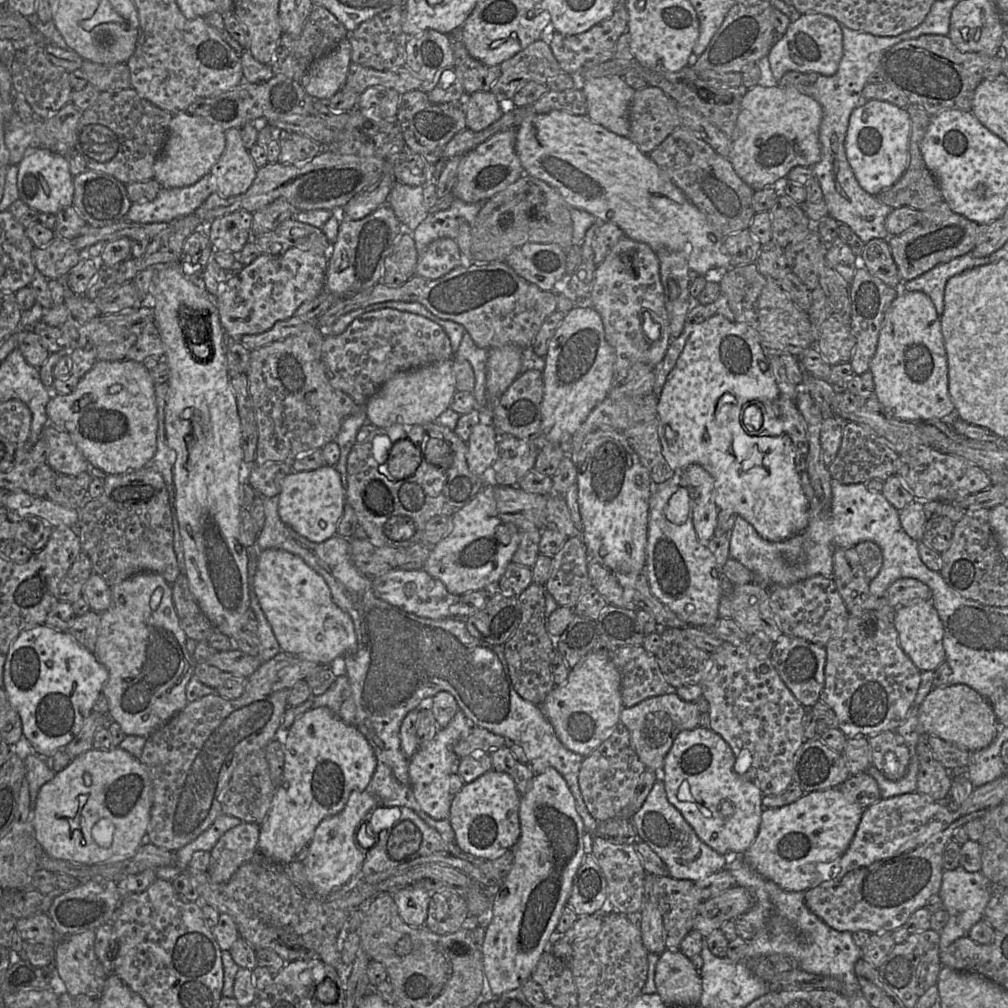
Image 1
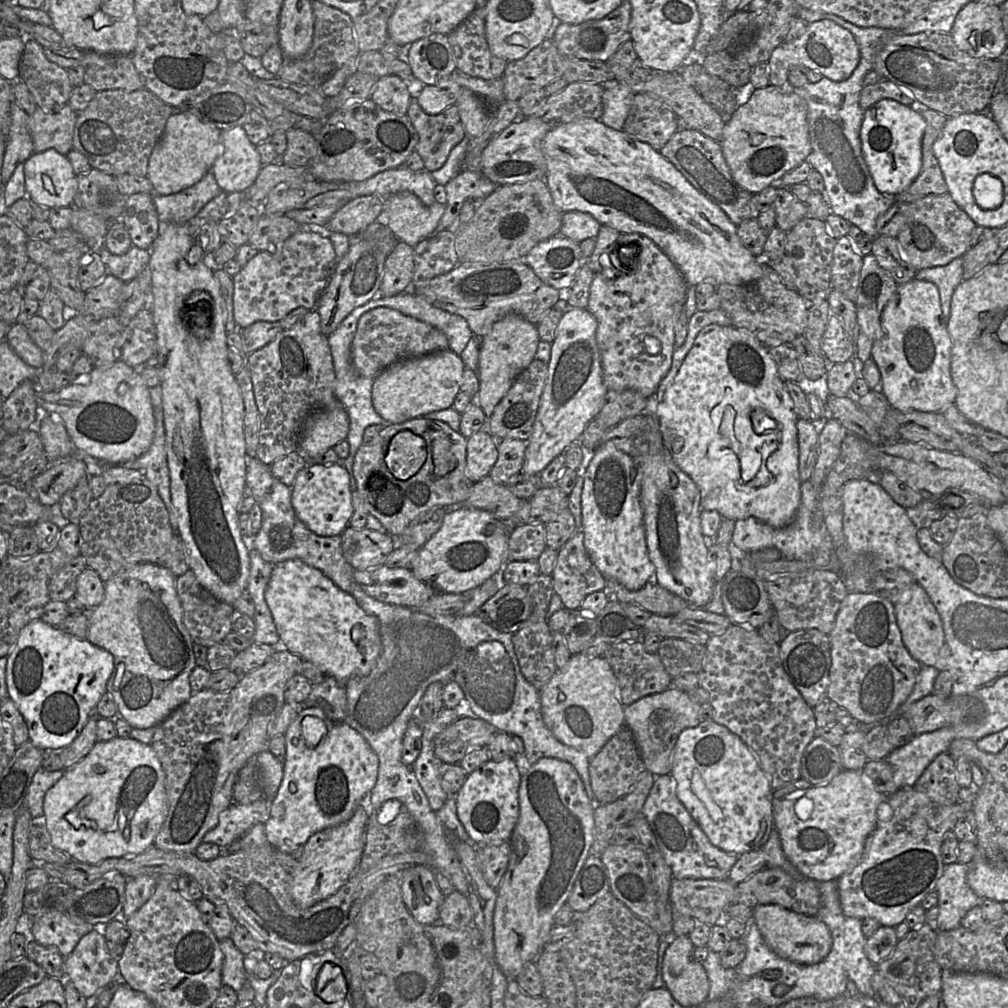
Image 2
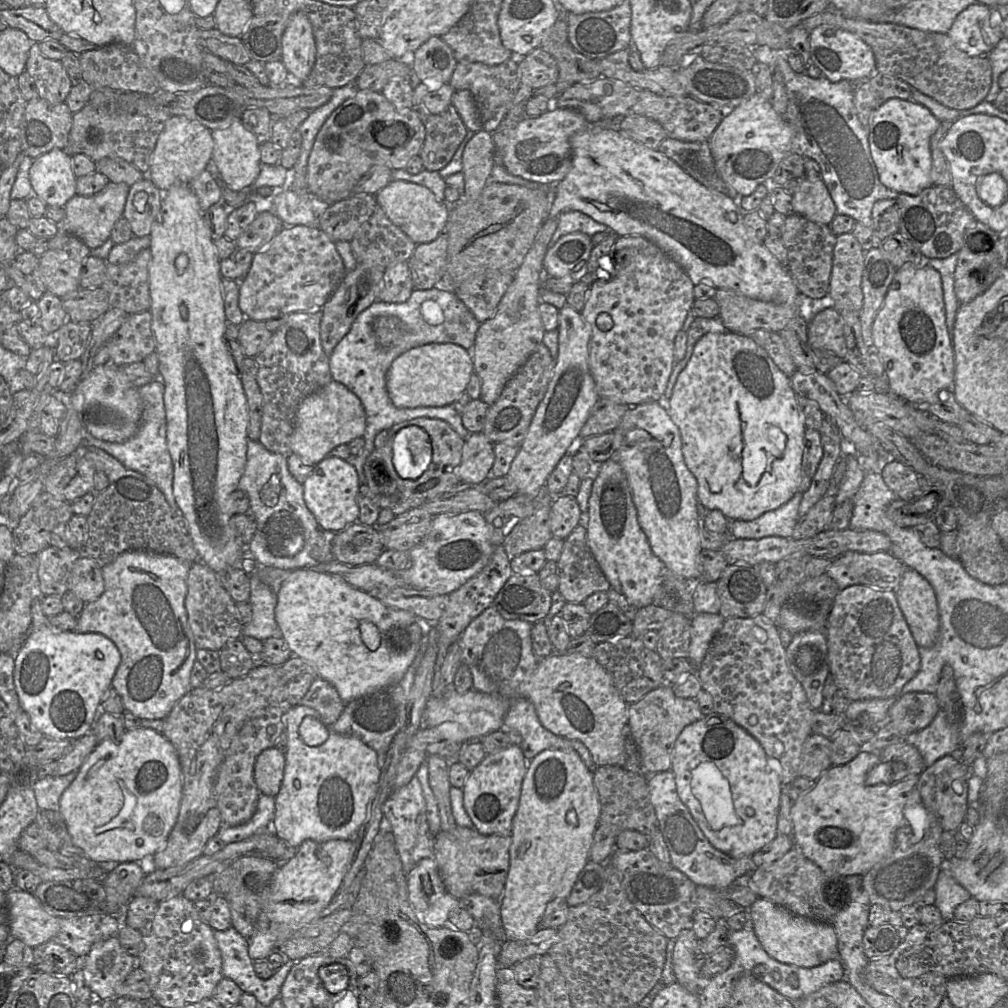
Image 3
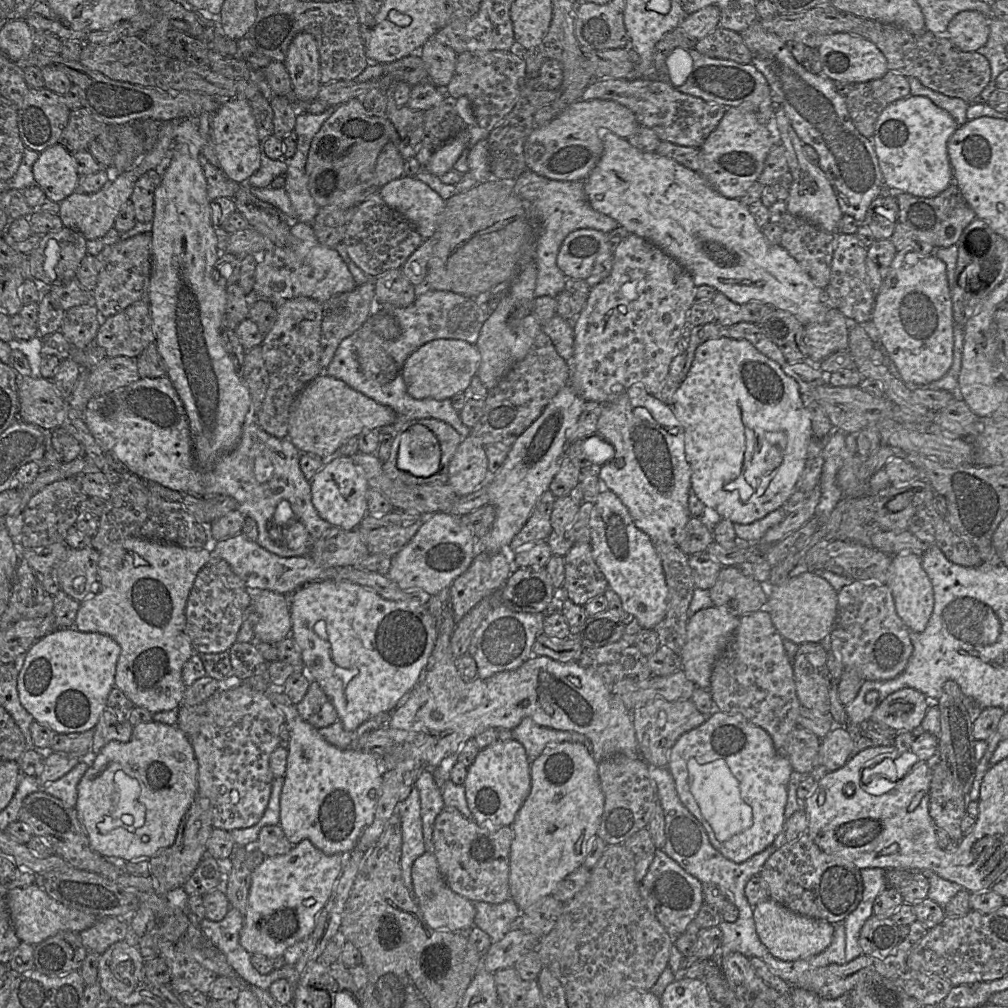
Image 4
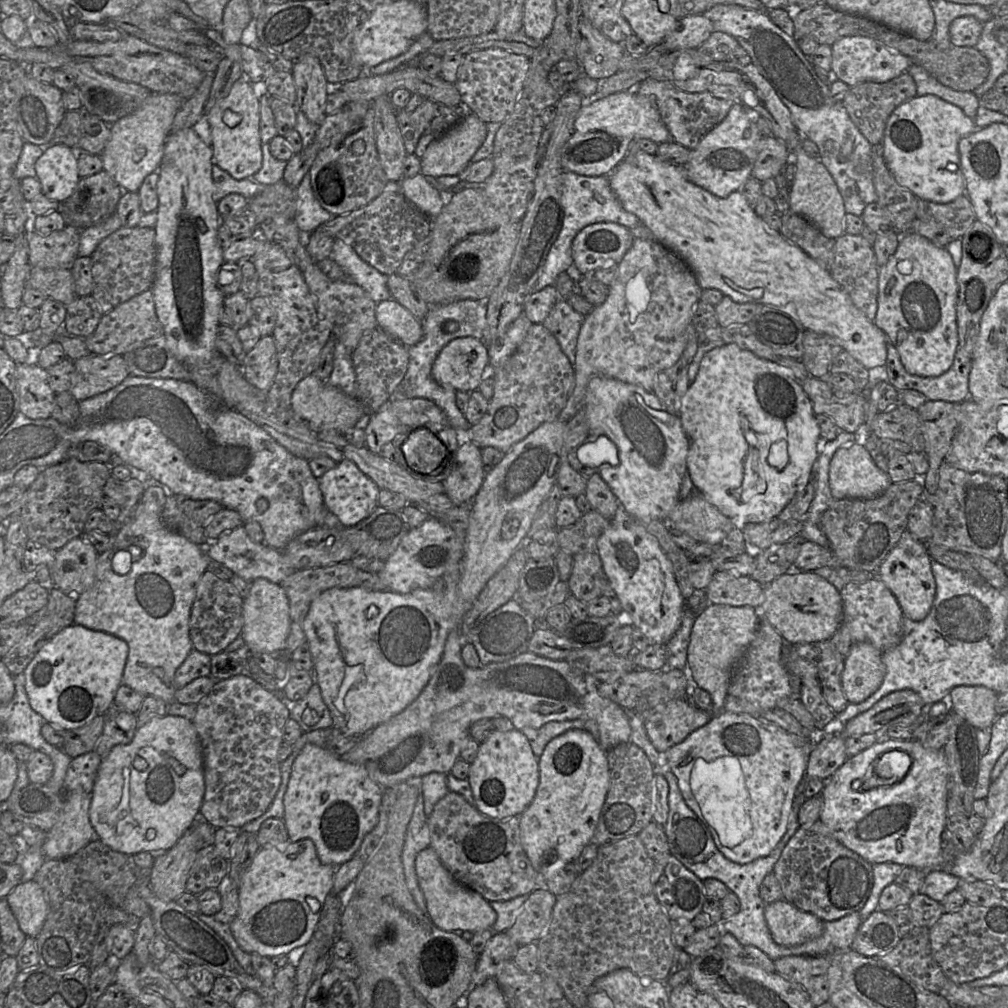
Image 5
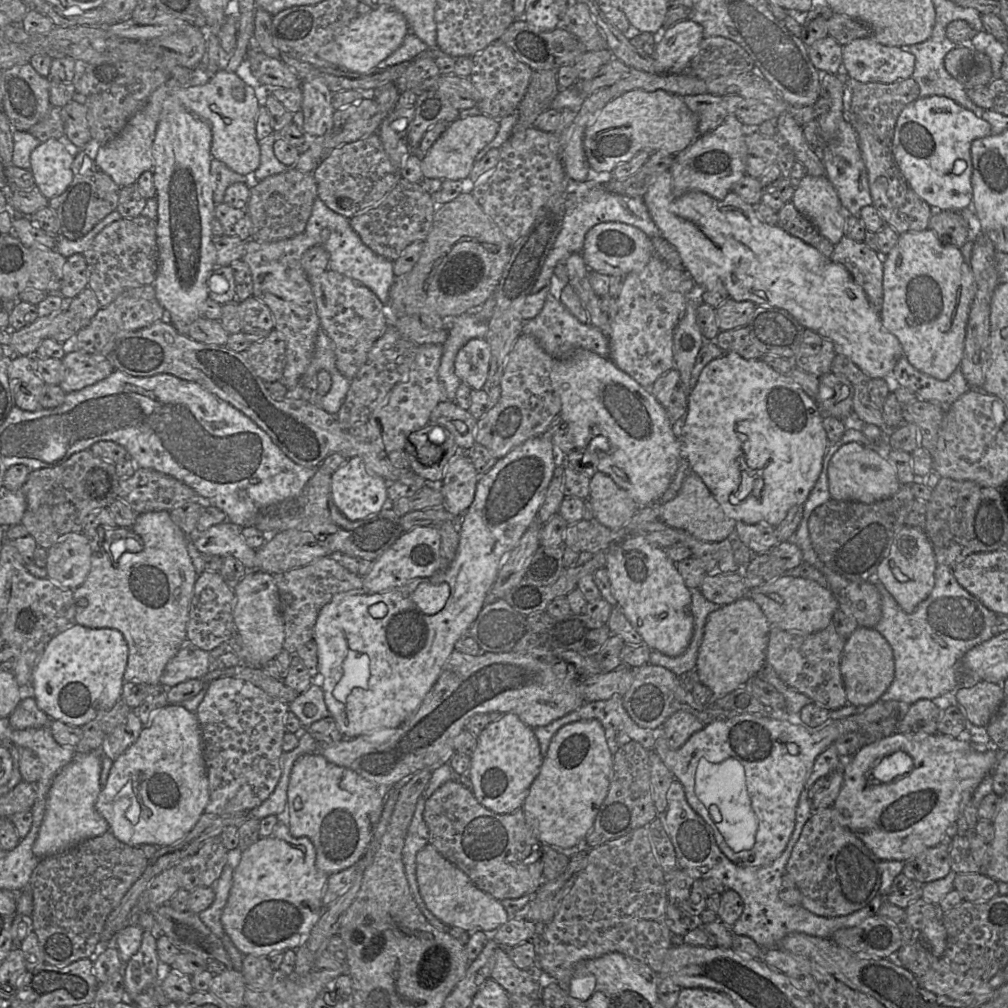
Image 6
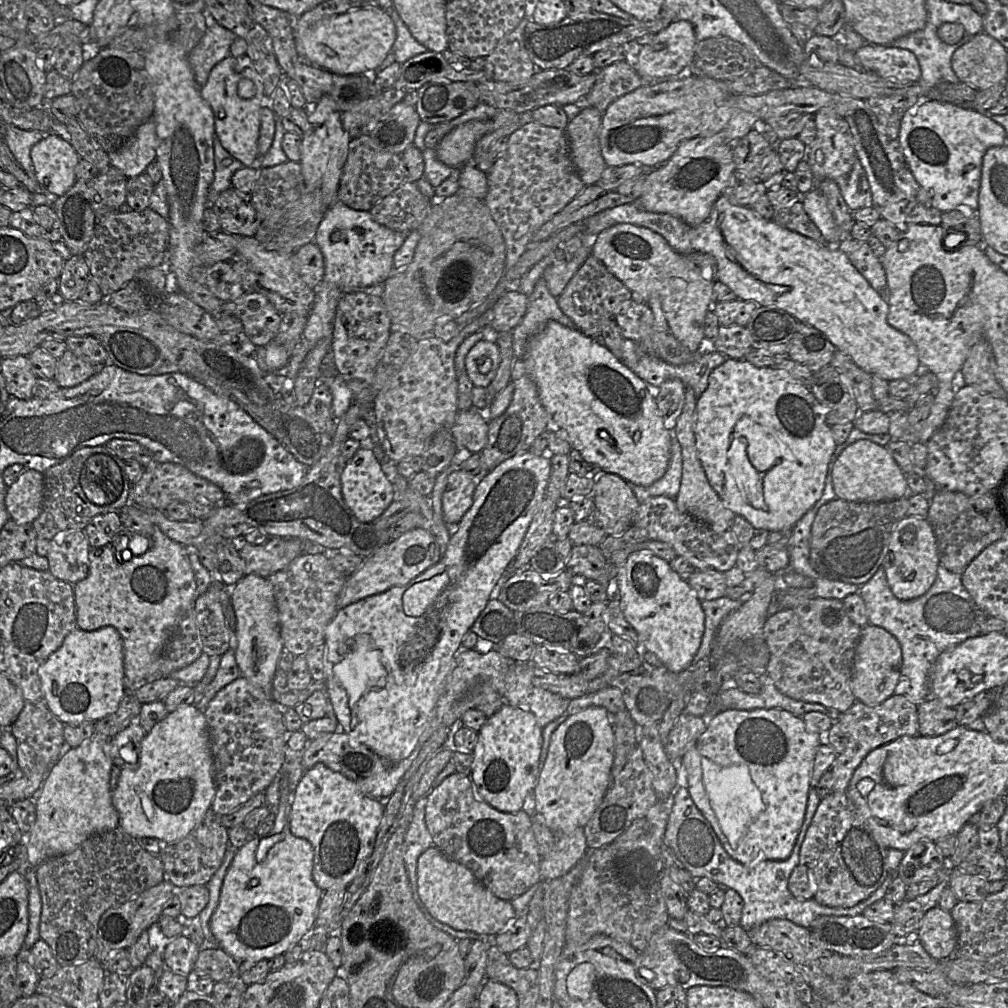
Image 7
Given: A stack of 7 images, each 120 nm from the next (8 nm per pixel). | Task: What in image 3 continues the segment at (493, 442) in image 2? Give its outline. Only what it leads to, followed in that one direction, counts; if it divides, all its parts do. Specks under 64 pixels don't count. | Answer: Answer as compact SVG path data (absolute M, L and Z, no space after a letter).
M482 432L469 434L465 439L458 468L461 483L484 483L491 475L494 461L494 443Z

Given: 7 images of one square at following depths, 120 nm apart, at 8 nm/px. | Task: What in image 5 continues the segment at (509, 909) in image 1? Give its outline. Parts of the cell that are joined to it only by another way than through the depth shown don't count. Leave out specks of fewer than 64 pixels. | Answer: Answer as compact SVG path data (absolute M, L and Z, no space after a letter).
M582 729L567 730L550 740L538 758L538 767L538 786L533 800L519 816L519 827L523 849L533 868L541 874L548 862L573 862L590 843L609 788L609 772L606 750Z

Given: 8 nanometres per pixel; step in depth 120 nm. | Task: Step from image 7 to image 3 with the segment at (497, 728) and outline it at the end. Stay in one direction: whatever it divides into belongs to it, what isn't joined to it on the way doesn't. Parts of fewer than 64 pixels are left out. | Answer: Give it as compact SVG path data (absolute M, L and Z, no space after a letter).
M510 744L496 753L486 754L483 760L469 772L463 789L463 805L474 824L483 835L511 836L512 821L516 814L527 759L520 746Z

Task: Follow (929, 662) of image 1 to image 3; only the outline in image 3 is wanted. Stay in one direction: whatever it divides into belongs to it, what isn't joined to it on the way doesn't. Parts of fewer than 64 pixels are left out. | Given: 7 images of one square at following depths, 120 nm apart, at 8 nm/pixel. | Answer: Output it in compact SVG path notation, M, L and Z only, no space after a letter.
M906 568L895 596L917 646L932 647L940 629L938 605L932 586L917 571Z

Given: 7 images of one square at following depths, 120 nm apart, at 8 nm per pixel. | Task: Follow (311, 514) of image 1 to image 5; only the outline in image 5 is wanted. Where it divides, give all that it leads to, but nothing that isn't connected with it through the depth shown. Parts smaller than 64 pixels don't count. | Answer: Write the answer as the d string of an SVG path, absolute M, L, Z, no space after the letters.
M342 460L318 480L325 508L335 515L342 527L351 527L367 518L378 506L380 488L349 460Z

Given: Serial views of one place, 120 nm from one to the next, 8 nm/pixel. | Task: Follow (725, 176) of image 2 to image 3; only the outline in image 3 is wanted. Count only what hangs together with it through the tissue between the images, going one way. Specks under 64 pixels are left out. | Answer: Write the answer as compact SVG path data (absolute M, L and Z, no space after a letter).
M666 138L657 148L704 186L733 198L737 206L744 196L734 193L719 174L708 141L685 142Z

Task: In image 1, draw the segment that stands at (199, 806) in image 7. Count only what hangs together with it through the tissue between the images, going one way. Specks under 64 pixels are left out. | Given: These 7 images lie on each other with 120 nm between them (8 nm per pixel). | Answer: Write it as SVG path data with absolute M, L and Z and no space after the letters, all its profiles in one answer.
M112 747L109 750L98 750L91 748L81 755L72 758L71 762L39 790L37 802L34 809L32 827L37 843L52 858L78 862L88 866L99 863L112 863L132 857L139 847L146 841L147 828L150 821L152 806L152 781L146 766L129 752L120 747Z

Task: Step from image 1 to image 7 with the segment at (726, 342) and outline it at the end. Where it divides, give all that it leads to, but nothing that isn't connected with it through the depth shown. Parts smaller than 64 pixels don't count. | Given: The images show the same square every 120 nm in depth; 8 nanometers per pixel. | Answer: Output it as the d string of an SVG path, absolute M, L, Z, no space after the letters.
M728 358L713 369L709 375L707 389L697 398L694 434L698 458L707 480L723 504L736 516L745 518L756 529L764 529L768 532L792 529L821 498L825 488L828 465L837 446L831 426L826 421L826 415L827 409L815 398L810 389L792 378L785 370L775 367L756 367L746 360L733 358Z

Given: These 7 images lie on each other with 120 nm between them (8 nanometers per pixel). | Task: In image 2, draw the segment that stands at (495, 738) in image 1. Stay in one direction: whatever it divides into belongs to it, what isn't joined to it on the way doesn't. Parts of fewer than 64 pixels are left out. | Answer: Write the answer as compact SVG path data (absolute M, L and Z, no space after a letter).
M460 717L434 738L435 756L444 764L459 764L469 751L487 747L497 731L482 719Z

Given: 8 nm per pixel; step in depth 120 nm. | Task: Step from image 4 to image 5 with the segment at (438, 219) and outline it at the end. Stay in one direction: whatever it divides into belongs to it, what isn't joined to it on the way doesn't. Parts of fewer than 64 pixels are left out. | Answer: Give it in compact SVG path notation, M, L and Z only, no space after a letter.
M421 173L413 177L402 178L400 185L405 197L422 212L434 219L446 202L438 190L431 186Z

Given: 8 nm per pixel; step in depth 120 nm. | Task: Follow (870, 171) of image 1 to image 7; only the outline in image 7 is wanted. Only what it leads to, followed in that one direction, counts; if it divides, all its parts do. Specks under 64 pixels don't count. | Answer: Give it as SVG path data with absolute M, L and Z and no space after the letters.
M919 100L903 115L898 136L906 163L939 211L976 211L982 161L991 147L1006 144L1006 131L990 114L939 100Z

